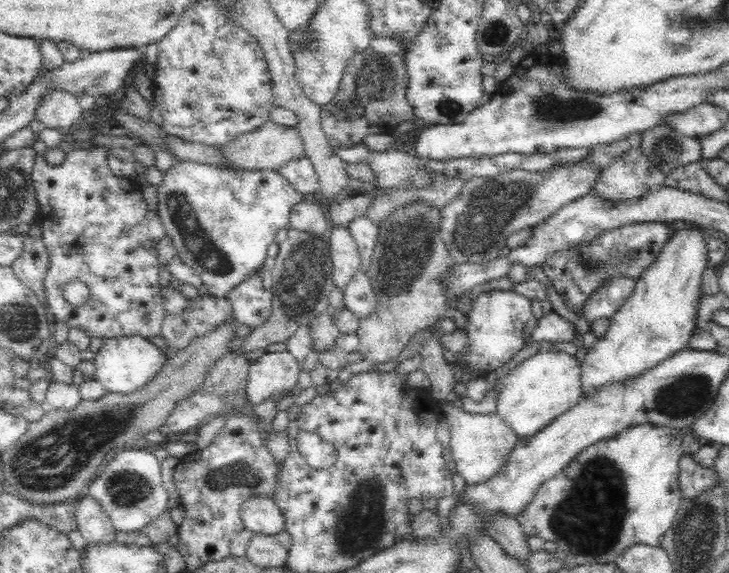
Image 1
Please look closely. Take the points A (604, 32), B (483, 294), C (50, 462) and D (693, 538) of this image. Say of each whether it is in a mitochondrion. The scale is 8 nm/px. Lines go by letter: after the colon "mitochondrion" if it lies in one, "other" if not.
A: other
B: other
C: mitochondrion
D: mitochondrion

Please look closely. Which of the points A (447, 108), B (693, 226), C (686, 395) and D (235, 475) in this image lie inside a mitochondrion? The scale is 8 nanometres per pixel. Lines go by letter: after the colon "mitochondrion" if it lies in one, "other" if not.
A: mitochondrion
B: other
C: mitochondrion
D: mitochondrion

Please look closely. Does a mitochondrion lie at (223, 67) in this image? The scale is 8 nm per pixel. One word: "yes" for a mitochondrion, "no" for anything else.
yes

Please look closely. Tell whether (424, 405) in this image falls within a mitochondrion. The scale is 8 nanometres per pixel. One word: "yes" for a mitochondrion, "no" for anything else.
no

